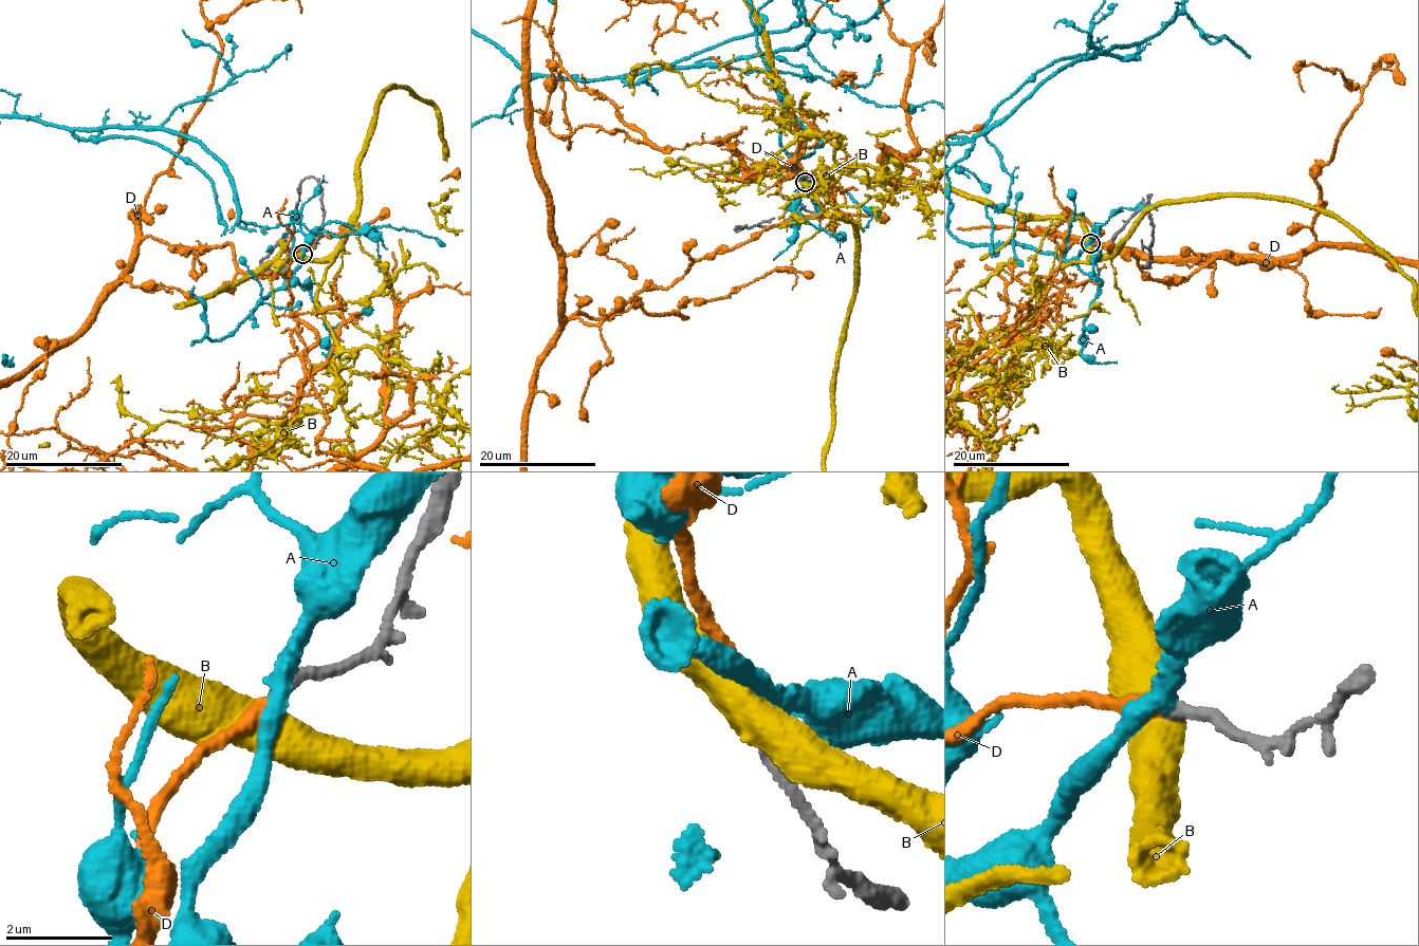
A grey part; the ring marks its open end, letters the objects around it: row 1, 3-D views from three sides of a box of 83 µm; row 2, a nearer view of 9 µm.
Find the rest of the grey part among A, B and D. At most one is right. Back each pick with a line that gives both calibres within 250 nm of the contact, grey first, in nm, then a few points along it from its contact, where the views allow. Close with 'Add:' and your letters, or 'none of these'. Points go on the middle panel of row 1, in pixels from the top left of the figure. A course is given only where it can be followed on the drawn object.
D: 240/320 nm
Add: D

